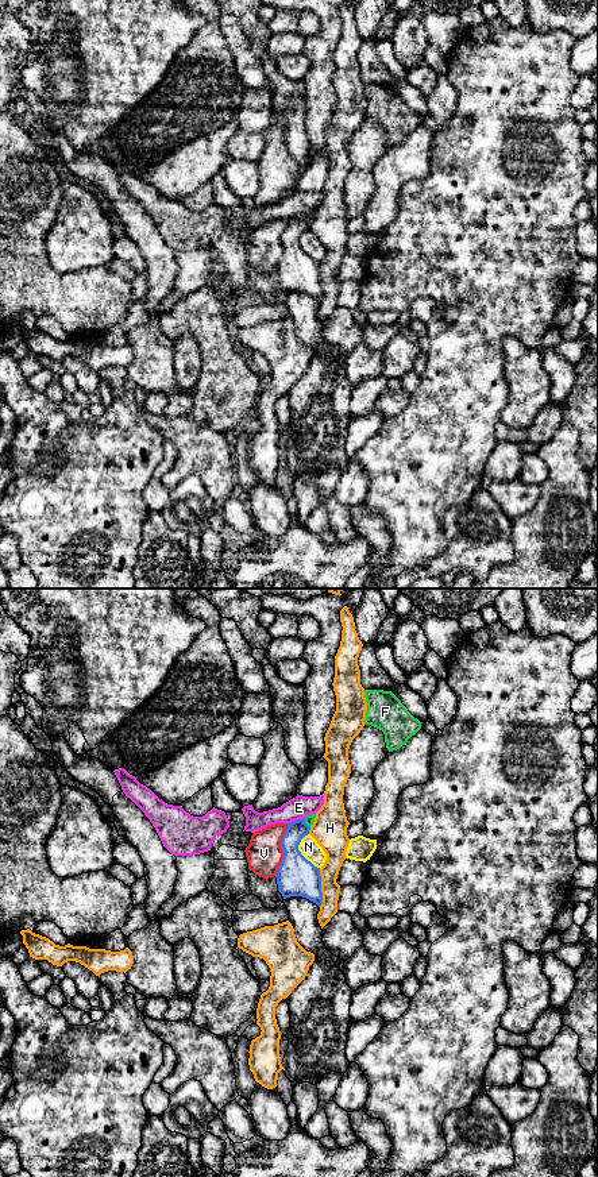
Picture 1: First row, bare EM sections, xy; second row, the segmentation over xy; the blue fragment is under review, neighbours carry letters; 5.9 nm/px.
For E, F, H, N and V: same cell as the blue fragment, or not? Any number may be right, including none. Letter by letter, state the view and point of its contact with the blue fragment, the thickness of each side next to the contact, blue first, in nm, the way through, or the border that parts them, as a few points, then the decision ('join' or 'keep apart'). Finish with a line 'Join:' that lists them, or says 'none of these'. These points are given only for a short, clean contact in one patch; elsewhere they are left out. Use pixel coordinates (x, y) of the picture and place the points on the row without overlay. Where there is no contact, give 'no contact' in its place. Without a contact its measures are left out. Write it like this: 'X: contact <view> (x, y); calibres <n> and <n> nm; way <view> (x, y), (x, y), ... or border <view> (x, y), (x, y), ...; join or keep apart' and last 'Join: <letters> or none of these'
E: contact xy (296, 216); calibres 140 and 140 nm; border xy (304, 212), (288, 219); keep apart
F: contact xy (305, 219); calibres 150 and 60 nm; border xy (304, 213), (309, 223); keep apart
H: contact xy (320, 282); calibres 240 and 140 nm; border xy (319, 263), (320, 301); keep apart
N: contact xy (300, 247); calibres 240 and 120 nm; border xy (308, 228), (301, 235), (298, 246), (319, 263); keep apart
V: contact xy (282, 244); calibres 240 and 220 nm; border xy (288, 219), (281, 236), (284, 253), (274, 270); keep apart
Join: none of these

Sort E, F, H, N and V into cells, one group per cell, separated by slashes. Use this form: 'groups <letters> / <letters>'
groups E / F V / H / N

